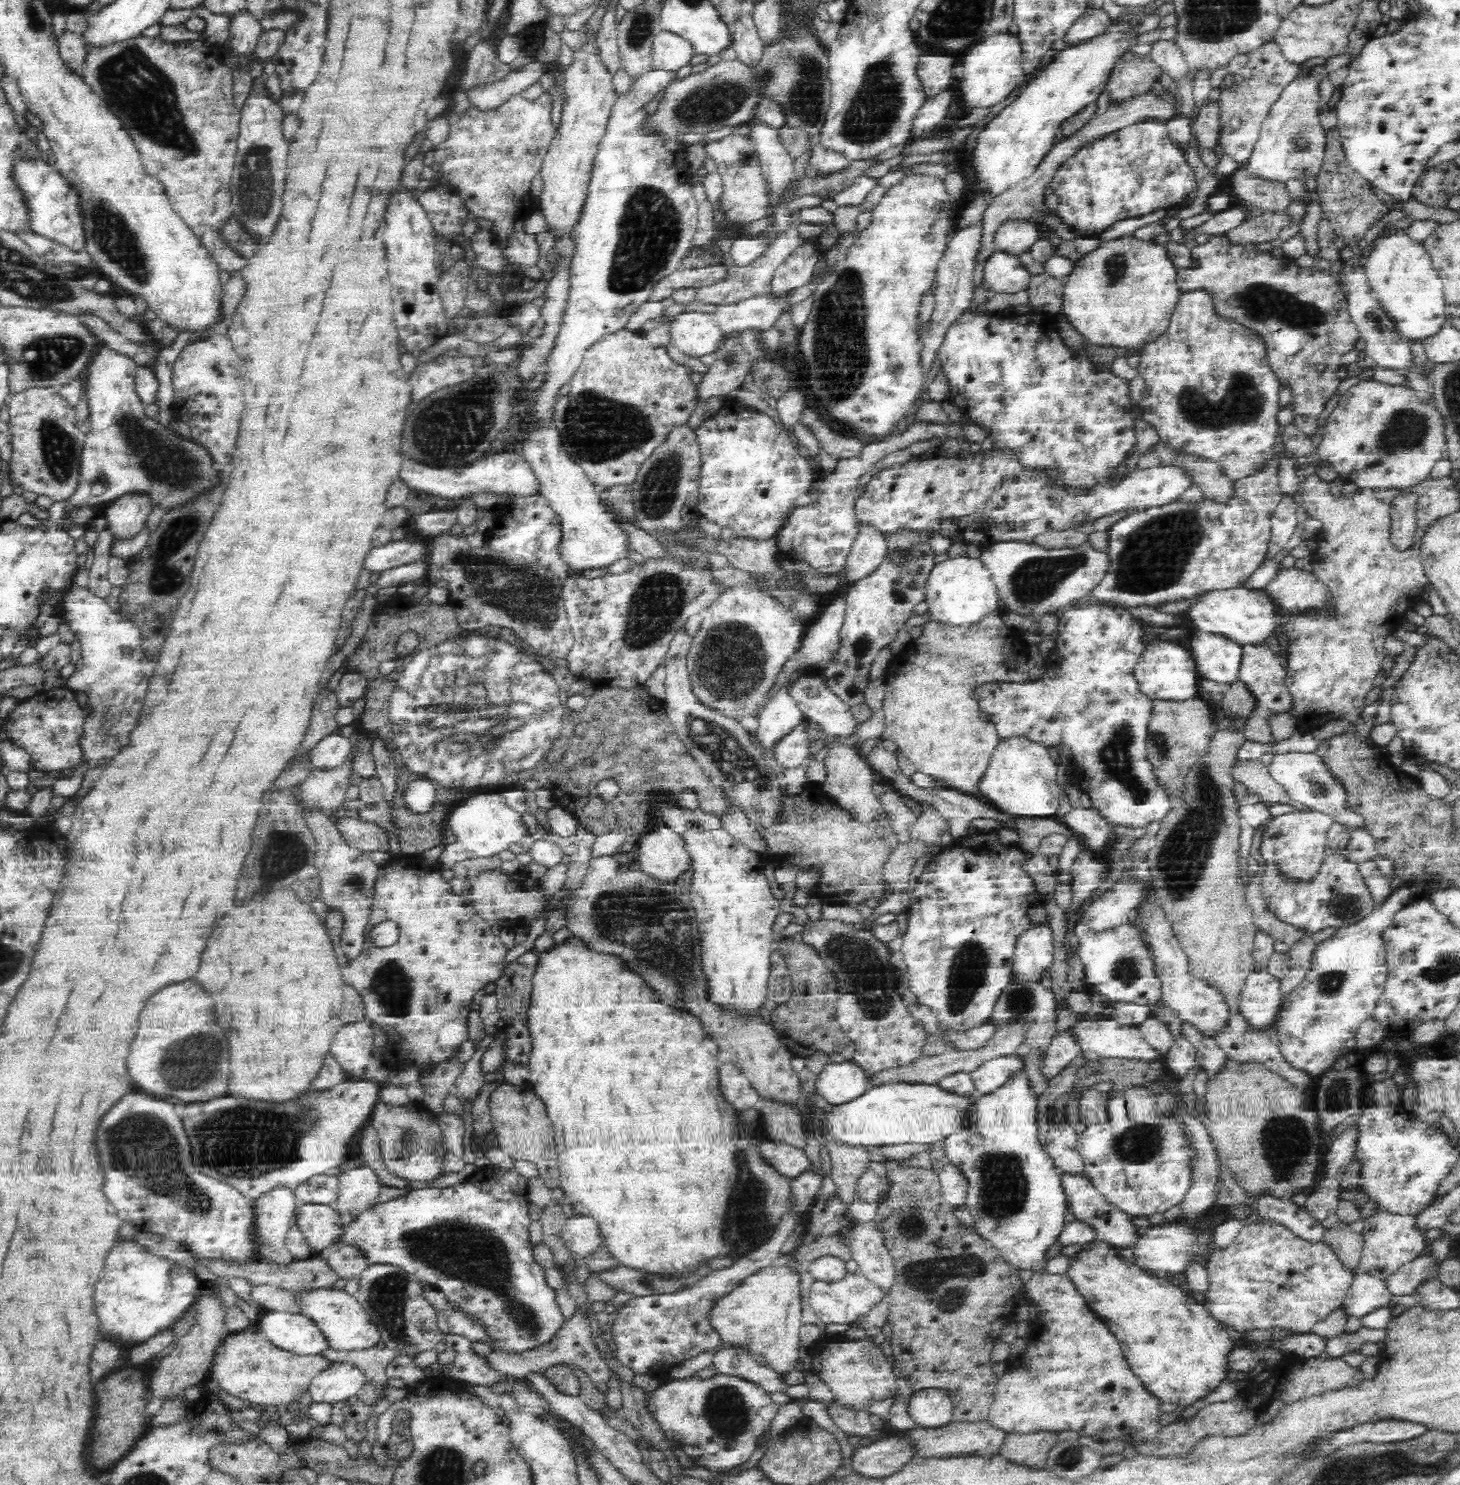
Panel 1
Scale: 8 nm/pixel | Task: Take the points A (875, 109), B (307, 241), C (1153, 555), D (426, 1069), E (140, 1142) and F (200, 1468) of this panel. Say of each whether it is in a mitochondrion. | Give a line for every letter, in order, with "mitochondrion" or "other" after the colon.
A: mitochondrion
B: other
C: mitochondrion
D: other
E: mitochondrion
F: other

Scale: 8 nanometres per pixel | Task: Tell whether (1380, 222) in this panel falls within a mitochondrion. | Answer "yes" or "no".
no

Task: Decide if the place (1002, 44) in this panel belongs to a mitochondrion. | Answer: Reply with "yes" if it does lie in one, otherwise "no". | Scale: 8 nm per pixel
no

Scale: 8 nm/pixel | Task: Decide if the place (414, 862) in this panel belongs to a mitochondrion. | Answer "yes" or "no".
no

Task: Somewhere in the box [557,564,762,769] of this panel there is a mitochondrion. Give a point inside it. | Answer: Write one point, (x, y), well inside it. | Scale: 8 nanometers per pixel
(660, 600)

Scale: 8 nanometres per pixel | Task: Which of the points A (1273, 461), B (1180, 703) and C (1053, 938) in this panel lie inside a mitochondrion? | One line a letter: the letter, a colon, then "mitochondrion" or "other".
A: other
B: other
C: other

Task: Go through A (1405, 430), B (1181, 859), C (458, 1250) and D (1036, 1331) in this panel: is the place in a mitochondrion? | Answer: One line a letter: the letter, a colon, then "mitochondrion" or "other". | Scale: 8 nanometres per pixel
A: mitochondrion
B: mitochondrion
C: mitochondrion
D: other

